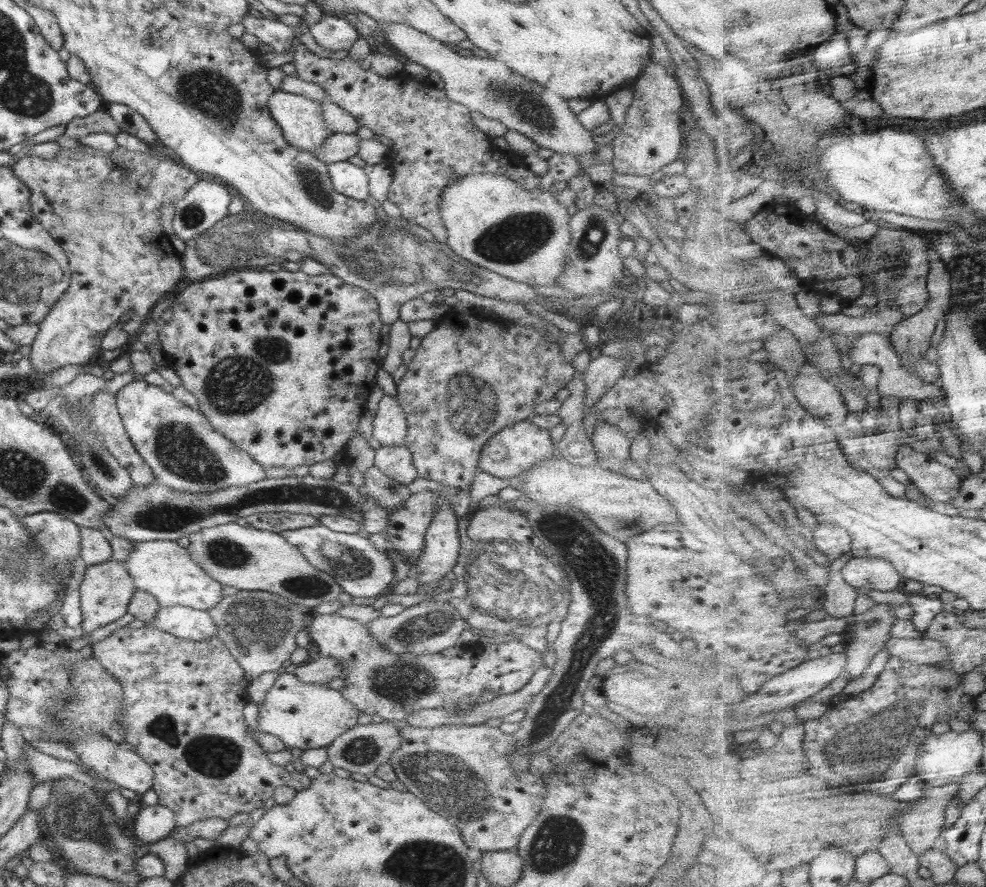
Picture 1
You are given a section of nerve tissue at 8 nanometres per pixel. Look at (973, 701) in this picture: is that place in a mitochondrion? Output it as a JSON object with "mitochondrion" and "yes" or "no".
{"mitochondrion":"no"}

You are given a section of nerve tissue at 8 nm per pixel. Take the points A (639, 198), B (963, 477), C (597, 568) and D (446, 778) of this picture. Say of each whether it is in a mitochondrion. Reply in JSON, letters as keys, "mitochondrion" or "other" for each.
{"A":"other","B":"other","C":"mitochondrion","D":"mitochondrion"}

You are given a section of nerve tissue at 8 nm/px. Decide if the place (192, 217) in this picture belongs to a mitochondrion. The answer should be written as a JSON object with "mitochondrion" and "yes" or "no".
{"mitochondrion":"yes"}

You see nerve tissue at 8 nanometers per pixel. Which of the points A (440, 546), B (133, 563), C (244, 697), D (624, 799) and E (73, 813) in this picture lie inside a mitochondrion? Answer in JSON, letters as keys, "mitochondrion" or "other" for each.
{"A":"other","B":"other","C":"other","D":"other","E":"mitochondrion"}

